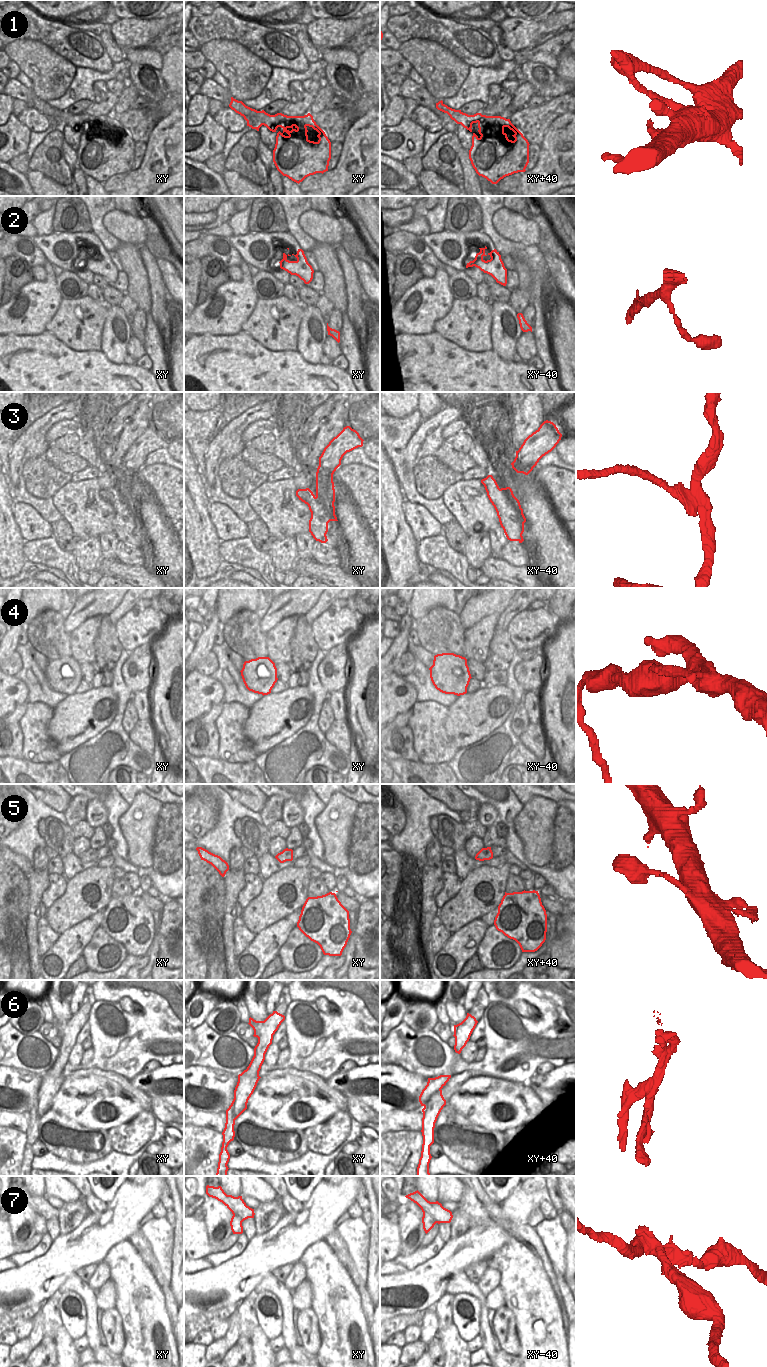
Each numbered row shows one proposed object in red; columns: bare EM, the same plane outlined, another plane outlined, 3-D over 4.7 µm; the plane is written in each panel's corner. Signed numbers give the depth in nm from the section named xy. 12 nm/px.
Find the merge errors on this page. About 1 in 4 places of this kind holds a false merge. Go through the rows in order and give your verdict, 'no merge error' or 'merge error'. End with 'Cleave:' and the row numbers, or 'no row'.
1: no merge error
2: no merge error
3: merge error
4: merge error
5: no merge error
6: merge error
7: merge error
Cleave: 3, 4, 6, 7

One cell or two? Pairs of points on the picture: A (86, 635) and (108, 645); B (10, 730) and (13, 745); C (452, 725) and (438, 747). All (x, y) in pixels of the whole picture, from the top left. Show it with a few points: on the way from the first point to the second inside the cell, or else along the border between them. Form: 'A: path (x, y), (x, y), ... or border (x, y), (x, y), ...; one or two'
A: border (101, 616), (101, 624), (94, 641), (96, 654); two
B: path (10, 734), (10, 741); one
C: border (446, 710), (445, 732), (458, 748); two

